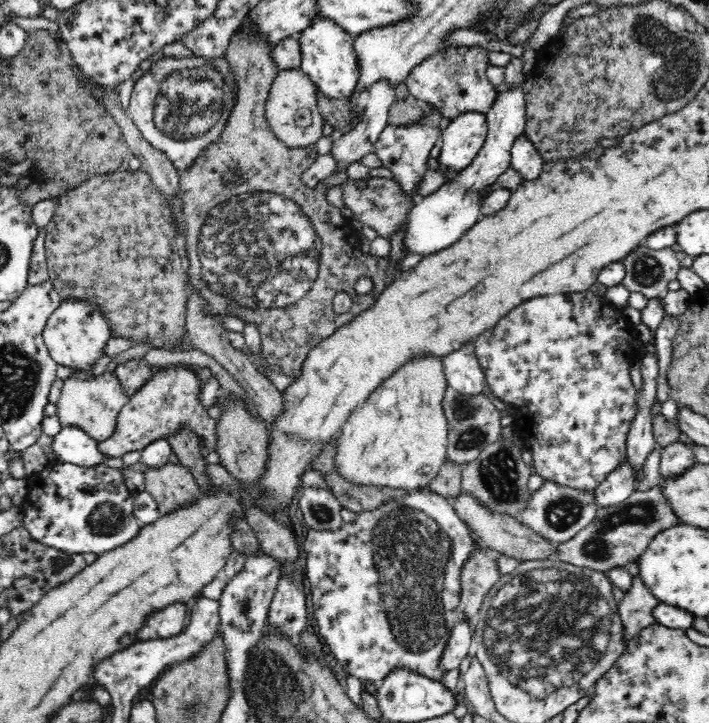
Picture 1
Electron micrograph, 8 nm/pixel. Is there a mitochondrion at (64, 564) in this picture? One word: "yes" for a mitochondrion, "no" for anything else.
yes

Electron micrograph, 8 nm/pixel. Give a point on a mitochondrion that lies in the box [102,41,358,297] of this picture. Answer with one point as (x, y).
(187, 105)

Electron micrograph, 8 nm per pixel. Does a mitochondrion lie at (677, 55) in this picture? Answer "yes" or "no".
yes

